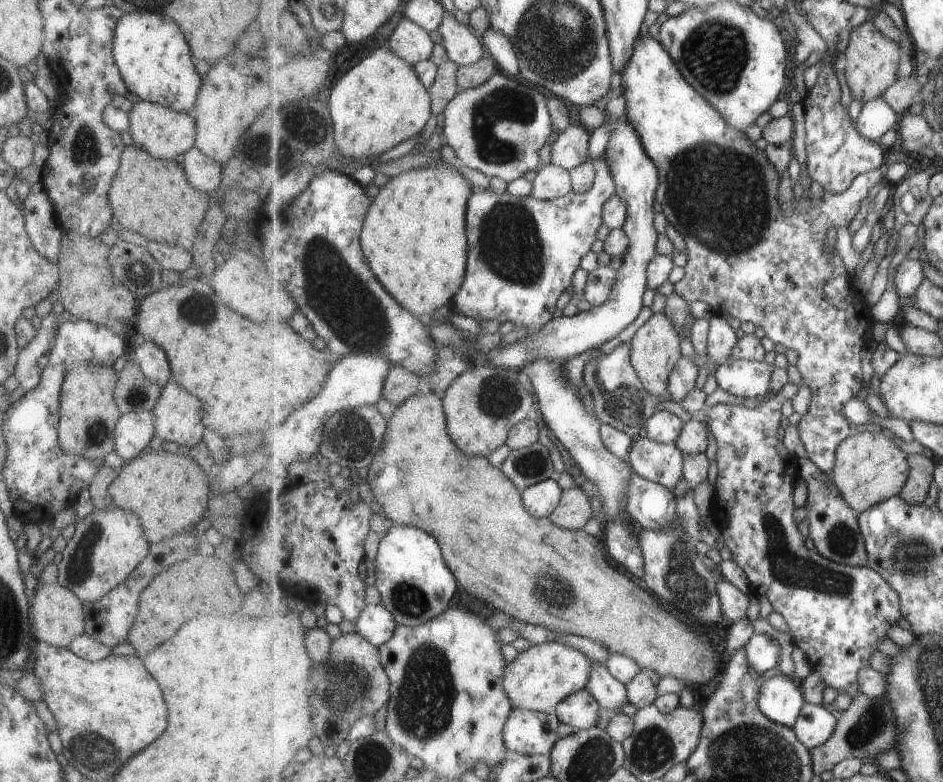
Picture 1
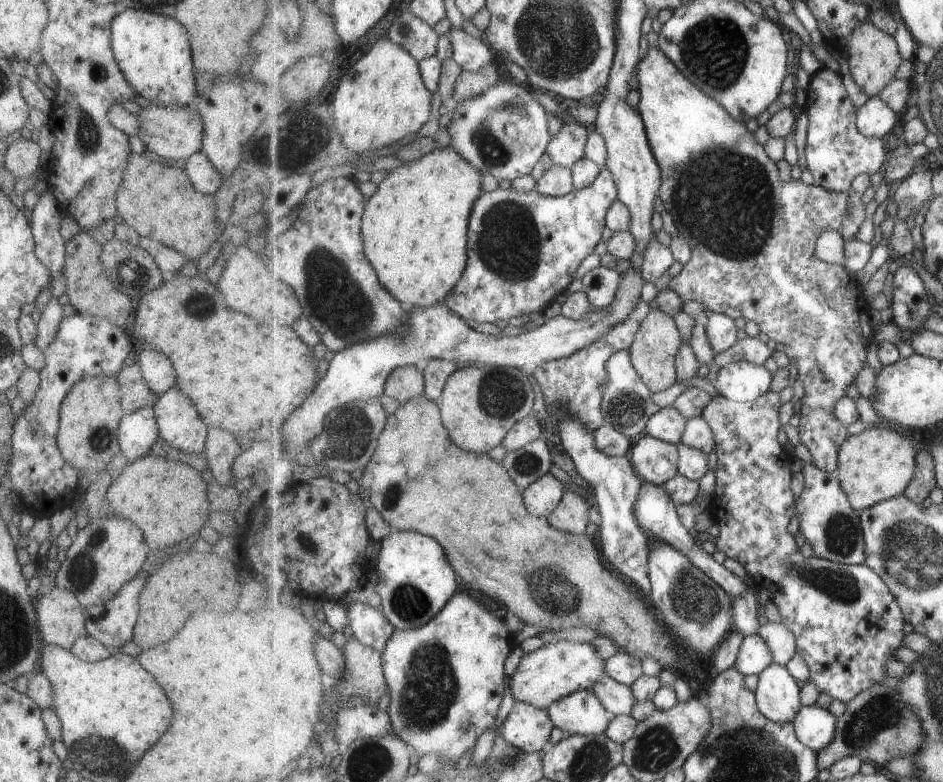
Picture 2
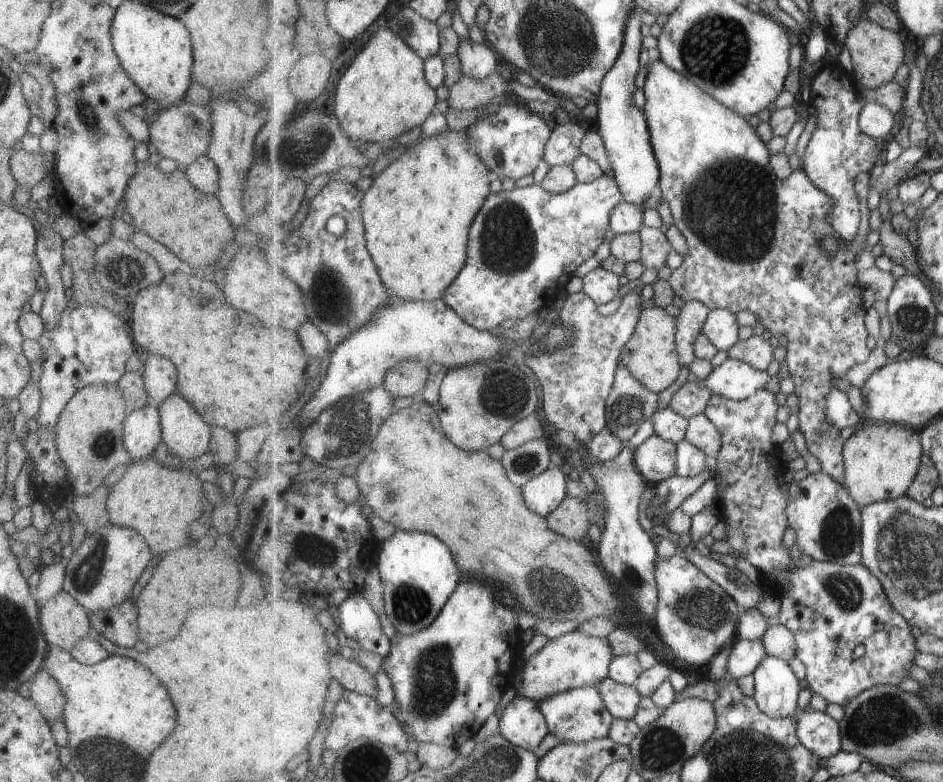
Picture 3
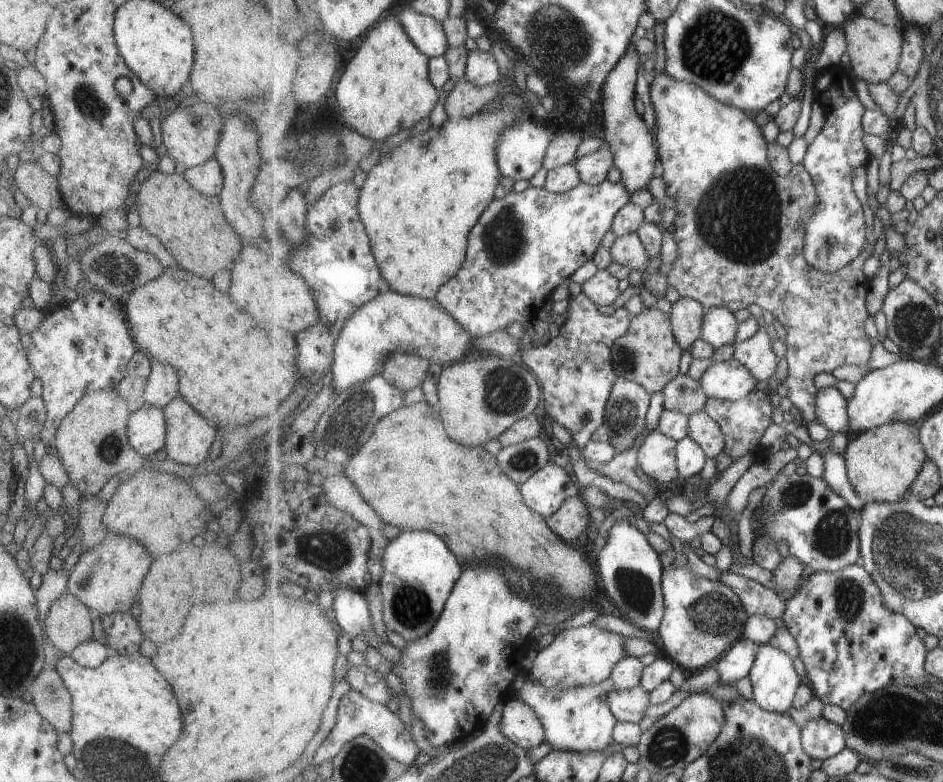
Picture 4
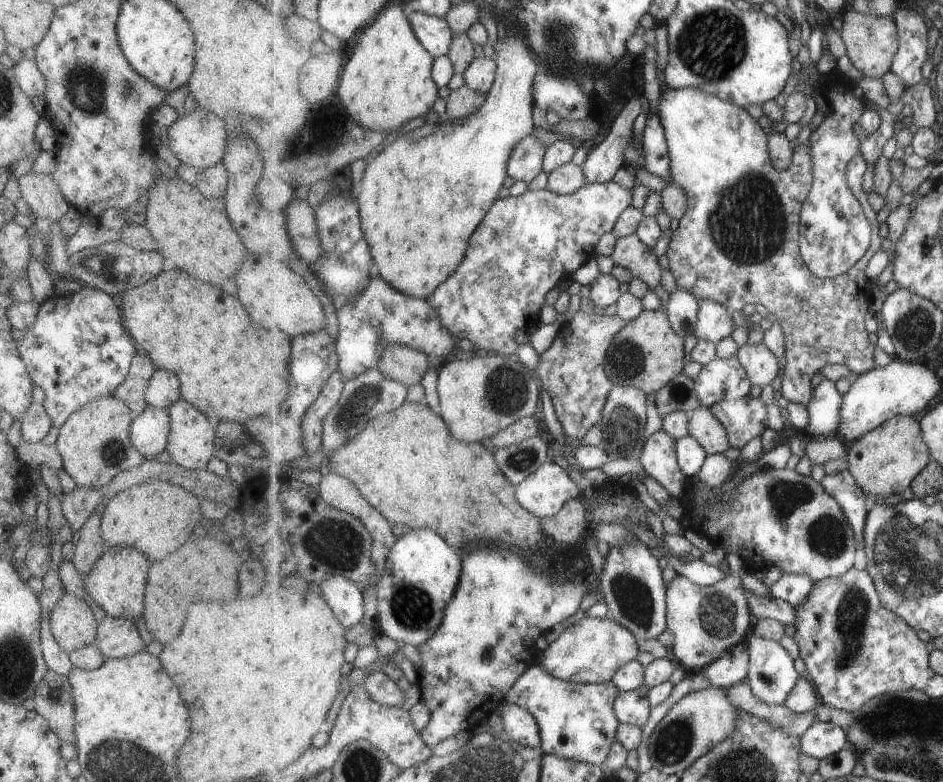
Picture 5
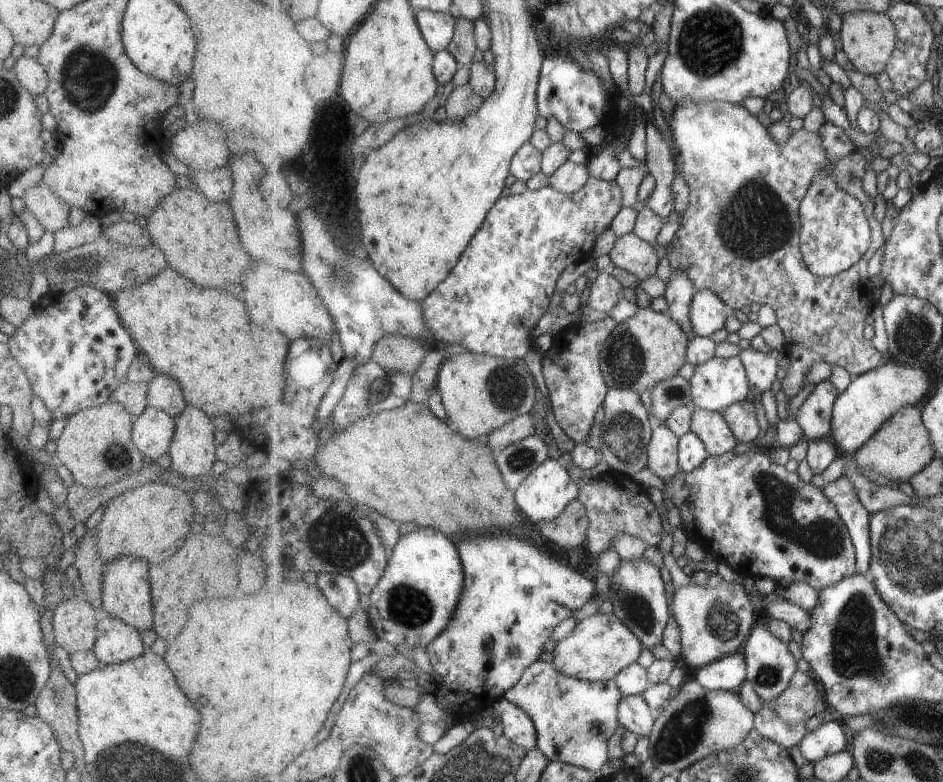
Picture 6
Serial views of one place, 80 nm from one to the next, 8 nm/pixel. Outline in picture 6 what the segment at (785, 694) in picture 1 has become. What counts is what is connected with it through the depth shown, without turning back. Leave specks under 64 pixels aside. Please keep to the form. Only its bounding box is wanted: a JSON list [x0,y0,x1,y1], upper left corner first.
[743,624,797,703]

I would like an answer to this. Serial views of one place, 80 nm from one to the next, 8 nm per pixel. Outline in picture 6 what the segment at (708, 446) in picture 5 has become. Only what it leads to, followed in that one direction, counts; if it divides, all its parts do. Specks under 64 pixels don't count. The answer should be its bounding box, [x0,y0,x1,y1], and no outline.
[692,409,738,455]

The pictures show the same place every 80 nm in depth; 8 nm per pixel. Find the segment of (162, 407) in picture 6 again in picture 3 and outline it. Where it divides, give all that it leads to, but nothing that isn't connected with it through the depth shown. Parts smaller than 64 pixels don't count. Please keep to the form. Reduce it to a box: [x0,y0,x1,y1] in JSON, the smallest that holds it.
[143,353,177,406]

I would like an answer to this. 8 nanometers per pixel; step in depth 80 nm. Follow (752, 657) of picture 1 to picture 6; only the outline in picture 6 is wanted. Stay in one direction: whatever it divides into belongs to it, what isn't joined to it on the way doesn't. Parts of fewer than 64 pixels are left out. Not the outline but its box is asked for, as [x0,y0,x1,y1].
[695,651,748,691]

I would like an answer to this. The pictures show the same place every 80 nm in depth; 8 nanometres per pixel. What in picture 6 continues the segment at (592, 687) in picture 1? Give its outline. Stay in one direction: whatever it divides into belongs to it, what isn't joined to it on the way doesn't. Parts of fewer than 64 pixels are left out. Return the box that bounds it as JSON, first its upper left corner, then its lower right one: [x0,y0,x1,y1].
[619,692,656,738]

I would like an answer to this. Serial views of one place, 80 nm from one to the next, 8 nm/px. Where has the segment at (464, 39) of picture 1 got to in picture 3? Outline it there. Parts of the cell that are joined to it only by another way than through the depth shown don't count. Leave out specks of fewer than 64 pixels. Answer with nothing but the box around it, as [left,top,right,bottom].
[457,39,500,79]

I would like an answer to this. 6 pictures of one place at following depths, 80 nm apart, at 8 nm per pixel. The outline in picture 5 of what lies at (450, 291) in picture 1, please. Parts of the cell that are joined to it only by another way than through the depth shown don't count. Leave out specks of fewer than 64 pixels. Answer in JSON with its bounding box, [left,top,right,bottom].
[358,25,595,299]

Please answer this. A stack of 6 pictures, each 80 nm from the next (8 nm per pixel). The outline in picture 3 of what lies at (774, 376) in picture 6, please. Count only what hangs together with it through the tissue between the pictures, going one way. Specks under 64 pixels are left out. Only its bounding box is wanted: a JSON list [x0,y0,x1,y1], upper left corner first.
[728,335,774,370]

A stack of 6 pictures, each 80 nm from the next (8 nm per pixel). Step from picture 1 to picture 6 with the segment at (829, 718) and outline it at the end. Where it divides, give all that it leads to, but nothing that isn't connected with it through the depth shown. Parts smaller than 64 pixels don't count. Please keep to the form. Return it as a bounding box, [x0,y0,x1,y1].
[798,718,849,763]

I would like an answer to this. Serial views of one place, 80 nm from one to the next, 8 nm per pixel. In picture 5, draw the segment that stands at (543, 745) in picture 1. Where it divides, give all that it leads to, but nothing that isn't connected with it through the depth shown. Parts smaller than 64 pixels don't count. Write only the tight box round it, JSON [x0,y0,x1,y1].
[500,701,541,748]

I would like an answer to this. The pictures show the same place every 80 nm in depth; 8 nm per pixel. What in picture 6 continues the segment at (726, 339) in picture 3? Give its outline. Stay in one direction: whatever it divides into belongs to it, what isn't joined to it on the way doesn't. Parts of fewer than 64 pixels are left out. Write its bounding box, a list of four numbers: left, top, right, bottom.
[690,289,733,337]

